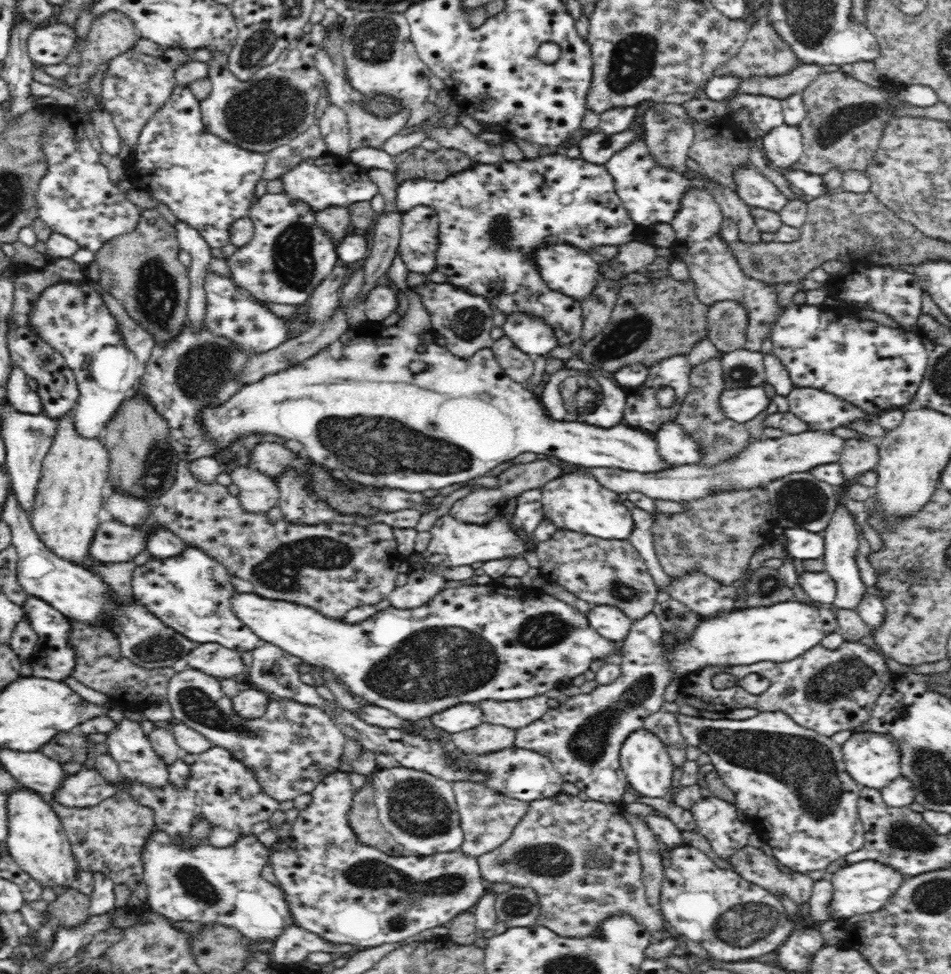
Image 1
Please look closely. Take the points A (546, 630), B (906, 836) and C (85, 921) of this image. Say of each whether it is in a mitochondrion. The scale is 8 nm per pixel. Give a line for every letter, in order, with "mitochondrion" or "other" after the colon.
A: mitochondrion
B: mitochondrion
C: other

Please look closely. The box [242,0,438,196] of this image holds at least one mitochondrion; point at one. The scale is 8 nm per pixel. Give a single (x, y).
(374, 41)

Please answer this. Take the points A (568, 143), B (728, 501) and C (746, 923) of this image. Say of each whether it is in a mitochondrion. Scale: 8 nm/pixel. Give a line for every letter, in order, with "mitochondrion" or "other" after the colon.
A: other
B: other
C: mitochondrion

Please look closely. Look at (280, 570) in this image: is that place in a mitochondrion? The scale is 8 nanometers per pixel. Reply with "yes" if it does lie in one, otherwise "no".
yes

